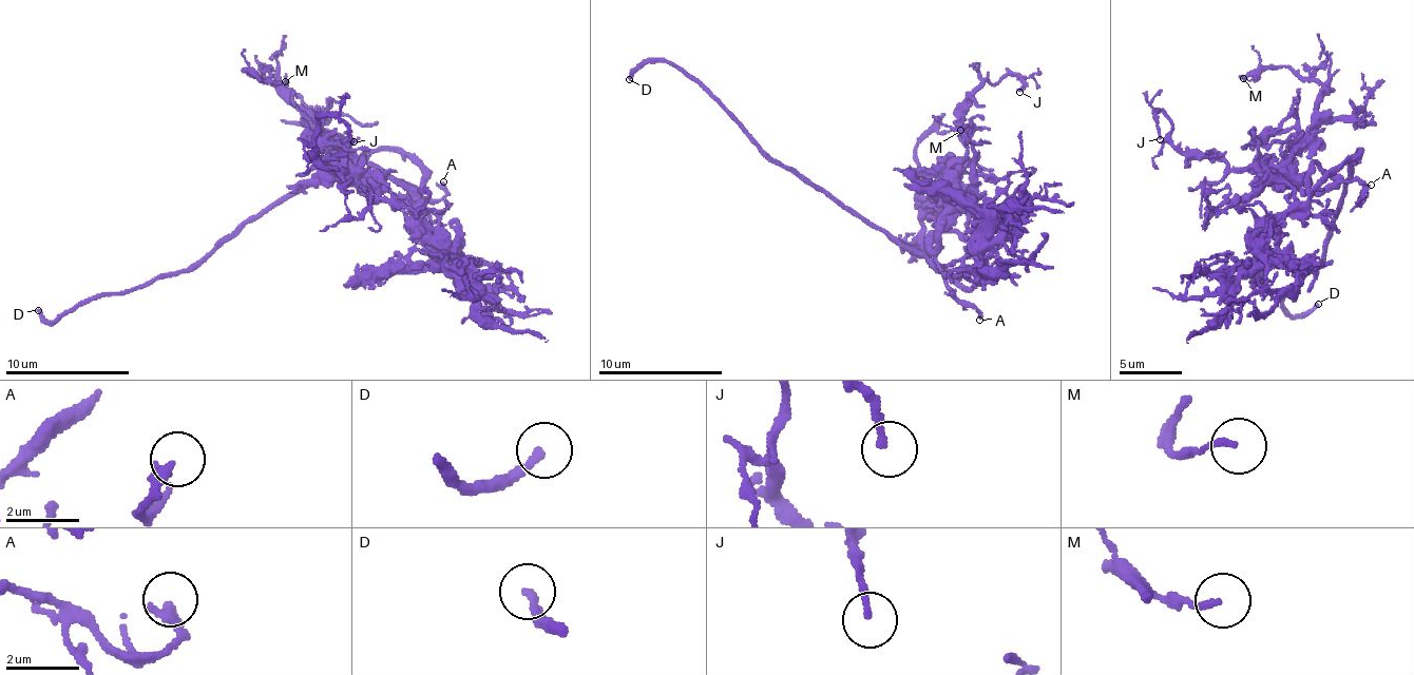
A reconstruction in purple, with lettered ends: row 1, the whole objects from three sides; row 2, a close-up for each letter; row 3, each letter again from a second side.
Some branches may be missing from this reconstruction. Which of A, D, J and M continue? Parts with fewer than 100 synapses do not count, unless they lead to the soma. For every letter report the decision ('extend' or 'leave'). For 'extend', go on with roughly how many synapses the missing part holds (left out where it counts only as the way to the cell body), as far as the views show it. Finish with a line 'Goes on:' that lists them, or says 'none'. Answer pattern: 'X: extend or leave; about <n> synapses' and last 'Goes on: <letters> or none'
A: leave
D: extend
J: leave
M: leave
Goes on: D

